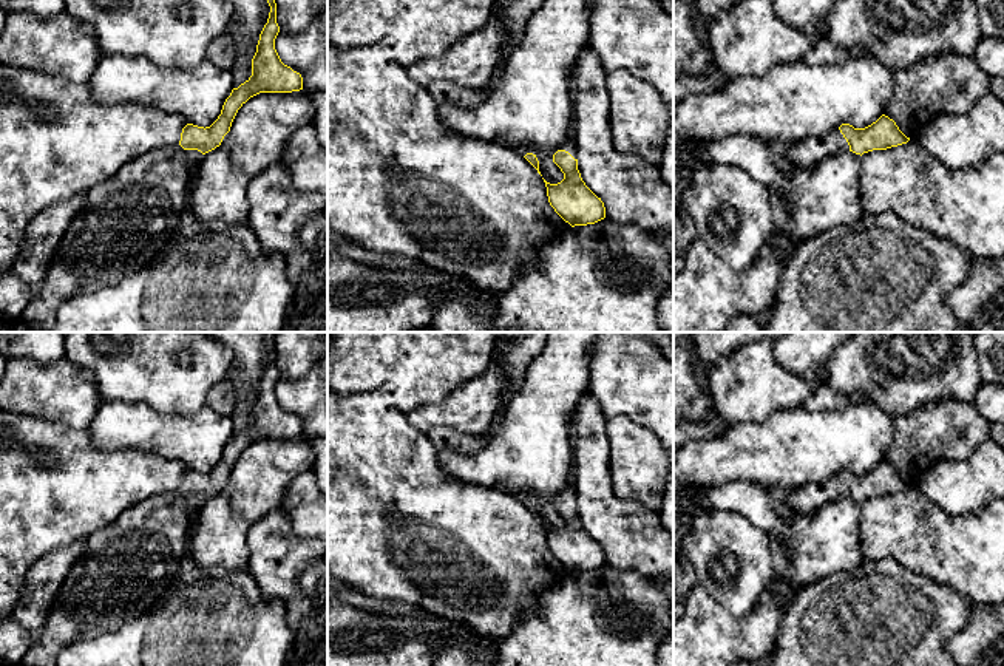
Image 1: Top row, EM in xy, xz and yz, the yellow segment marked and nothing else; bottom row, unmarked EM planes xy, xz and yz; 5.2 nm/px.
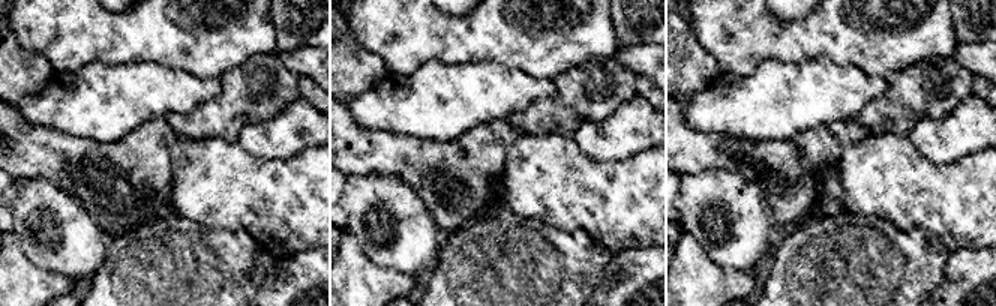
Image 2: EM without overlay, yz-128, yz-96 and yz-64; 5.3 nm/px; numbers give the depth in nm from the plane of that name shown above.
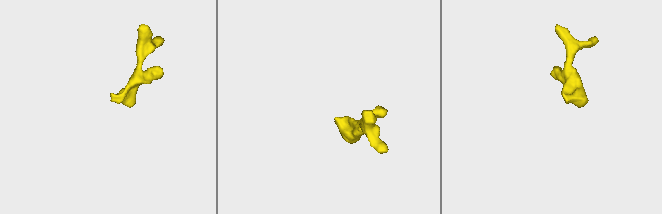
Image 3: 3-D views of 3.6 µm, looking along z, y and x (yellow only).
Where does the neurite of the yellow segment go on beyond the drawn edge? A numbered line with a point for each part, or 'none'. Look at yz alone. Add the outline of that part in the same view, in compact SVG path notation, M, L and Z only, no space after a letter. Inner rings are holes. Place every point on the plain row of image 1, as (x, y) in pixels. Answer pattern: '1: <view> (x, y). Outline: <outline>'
1: yz (807, 499). Outline: M839 474L803 487L791 488L786 496L789 511L814 515L823 504L850 498L850 491Z

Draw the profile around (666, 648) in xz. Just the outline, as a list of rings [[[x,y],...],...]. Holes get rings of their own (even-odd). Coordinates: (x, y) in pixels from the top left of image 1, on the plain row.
[[[673,630],[658,647],[658,666],[673,666]]]

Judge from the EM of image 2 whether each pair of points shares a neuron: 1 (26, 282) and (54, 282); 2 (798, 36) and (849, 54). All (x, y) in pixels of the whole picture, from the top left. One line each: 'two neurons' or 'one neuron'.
1: one neuron
2: one neuron

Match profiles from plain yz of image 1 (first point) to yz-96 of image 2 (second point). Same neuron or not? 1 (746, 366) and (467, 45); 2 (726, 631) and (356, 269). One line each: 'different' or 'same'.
1: same
2: same

